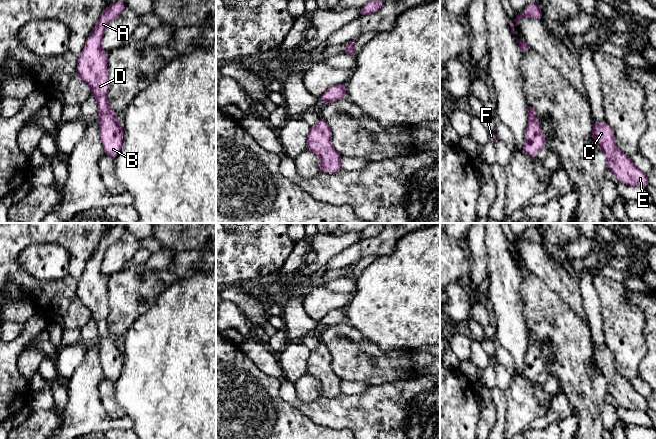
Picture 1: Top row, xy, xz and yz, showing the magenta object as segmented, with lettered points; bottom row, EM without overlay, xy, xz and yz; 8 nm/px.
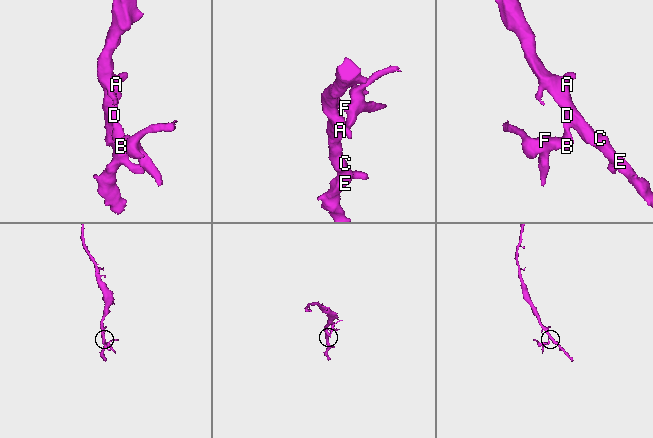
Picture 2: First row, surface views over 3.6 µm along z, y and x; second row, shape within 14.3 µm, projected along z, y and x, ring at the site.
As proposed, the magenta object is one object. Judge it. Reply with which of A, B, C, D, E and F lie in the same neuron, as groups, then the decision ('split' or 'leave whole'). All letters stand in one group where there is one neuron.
A B C D E F; leave whole

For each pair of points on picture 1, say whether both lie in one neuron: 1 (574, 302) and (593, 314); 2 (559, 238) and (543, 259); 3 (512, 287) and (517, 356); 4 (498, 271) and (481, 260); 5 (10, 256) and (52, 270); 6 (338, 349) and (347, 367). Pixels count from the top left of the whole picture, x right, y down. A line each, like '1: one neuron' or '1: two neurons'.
1: two neurons
2: two neurons
3: one neuron
4: two neurons
5: two neurons
6: one neuron

